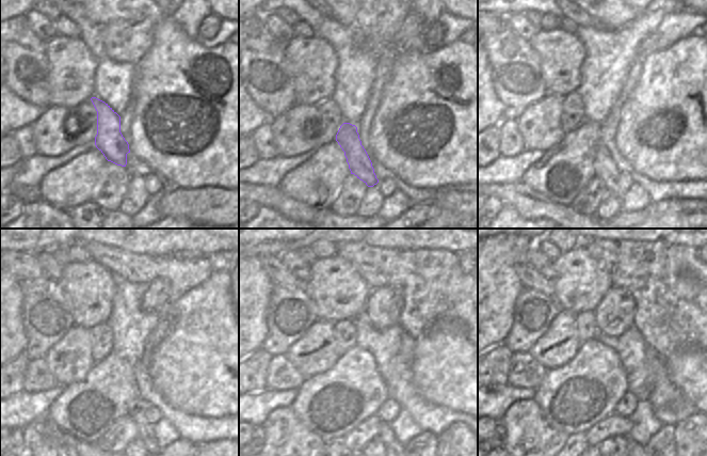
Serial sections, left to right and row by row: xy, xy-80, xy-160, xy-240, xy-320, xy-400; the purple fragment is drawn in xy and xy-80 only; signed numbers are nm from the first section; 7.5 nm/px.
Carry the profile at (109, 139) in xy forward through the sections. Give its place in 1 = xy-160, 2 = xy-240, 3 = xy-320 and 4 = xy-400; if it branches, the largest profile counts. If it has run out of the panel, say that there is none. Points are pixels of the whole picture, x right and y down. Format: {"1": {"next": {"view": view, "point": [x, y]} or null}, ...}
{"1": {"next": {"view": "xy-160", "point": [605, 169]}}, "2": {"next": {"view": "xy-240", "point": [145, 433]}}, "3": {"next": {"view": "xy-320", "point": [391, 445]}}, "4": {"next": {"view": "xy-400", "point": [632, 445]}}}

